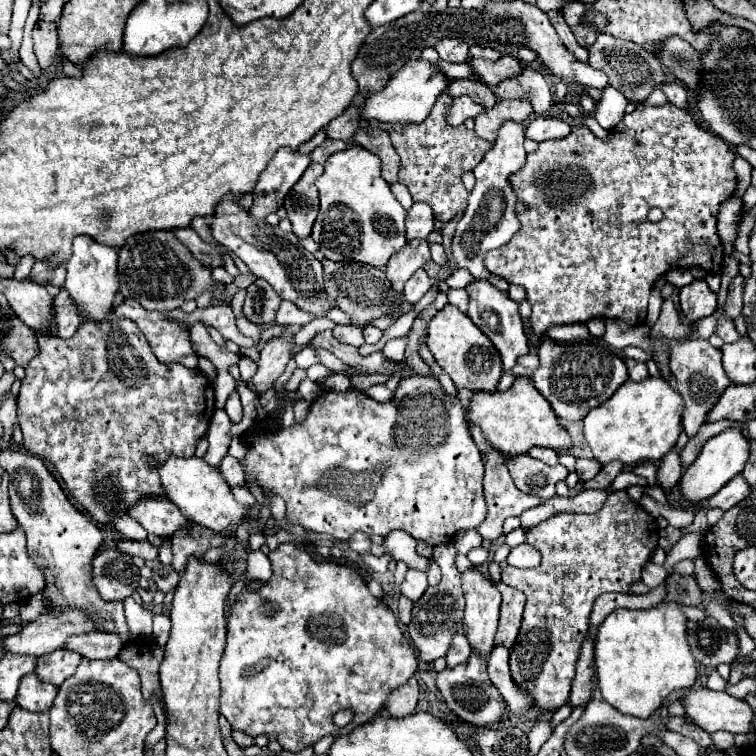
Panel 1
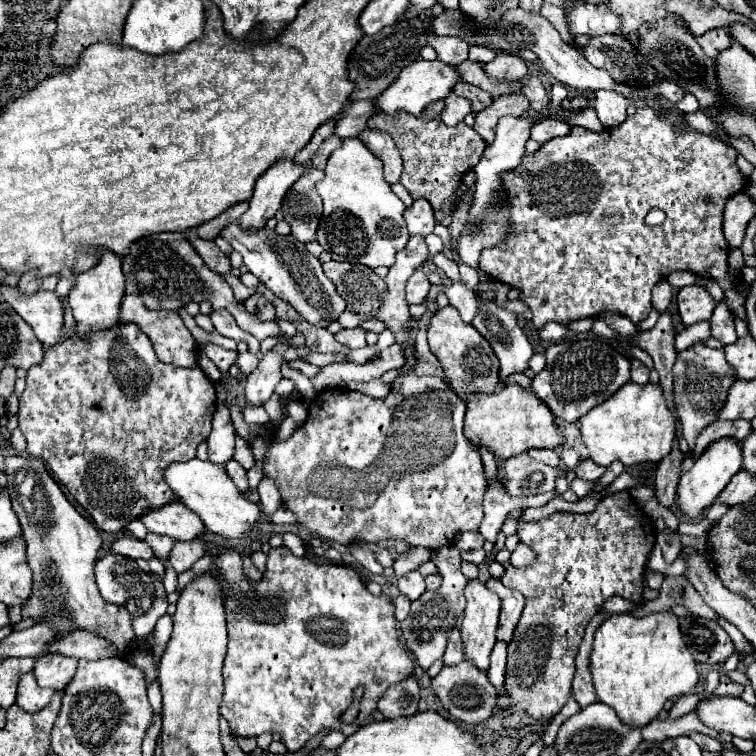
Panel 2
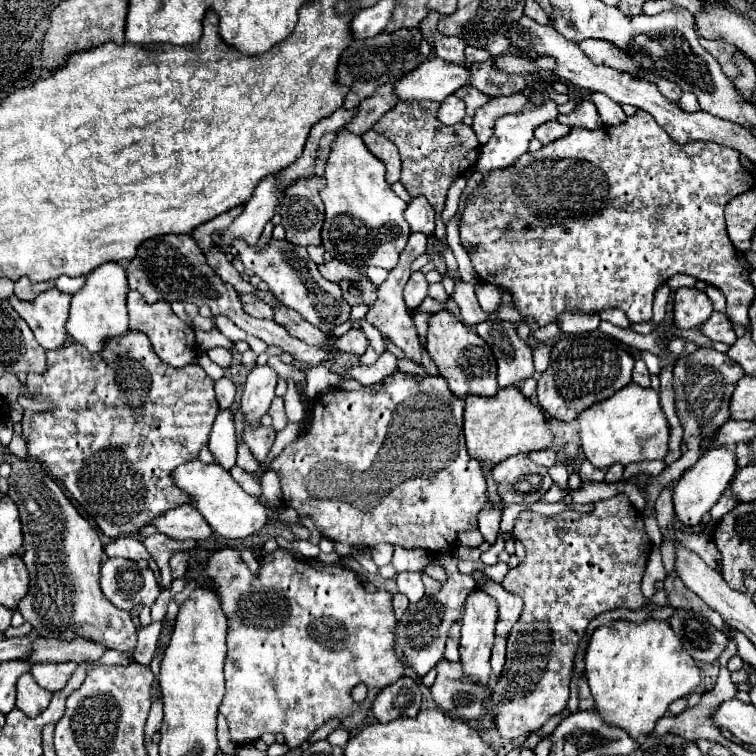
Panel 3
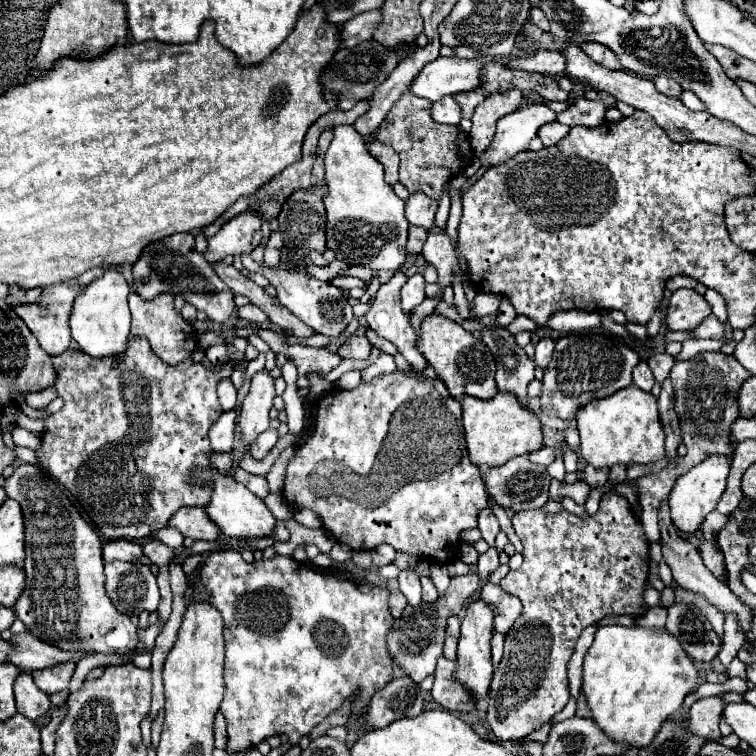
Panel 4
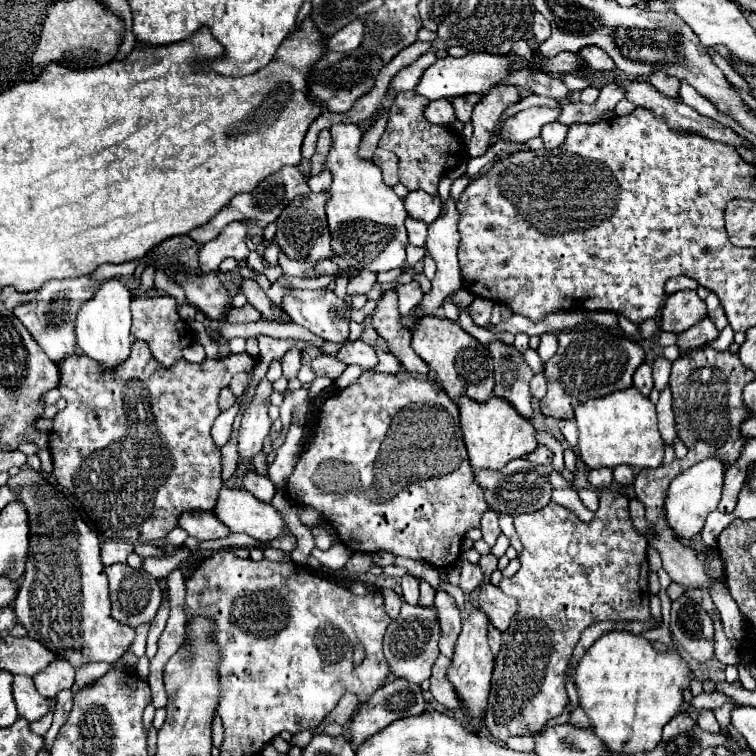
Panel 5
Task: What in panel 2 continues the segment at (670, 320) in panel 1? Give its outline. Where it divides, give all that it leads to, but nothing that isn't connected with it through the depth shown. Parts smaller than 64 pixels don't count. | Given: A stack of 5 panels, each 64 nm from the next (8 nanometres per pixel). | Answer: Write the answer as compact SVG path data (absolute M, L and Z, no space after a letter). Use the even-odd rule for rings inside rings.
M668 310L660 314L660 318L652 330L640 332L638 336L632 338L632 344L640 346L642 350L646 350L652 356L654 368L660 374L660 384L664 388L670 408L674 406L672 404L672 364L676 360L674 338L676 338L676 330L672 324L672 314Z

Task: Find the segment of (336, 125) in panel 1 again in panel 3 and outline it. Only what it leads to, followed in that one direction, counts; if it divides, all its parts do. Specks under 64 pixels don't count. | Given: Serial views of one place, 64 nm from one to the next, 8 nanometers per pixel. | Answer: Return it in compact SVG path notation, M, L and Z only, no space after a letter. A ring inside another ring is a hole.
M384 84L382 88L376 90L374 96L370 96L368 100L360 102L360 108L356 112L356 116L344 126L344 130L352 132L352 134L364 134L366 130L372 128L372 124L384 116L390 108L394 106L394 96L392 96L392 84Z

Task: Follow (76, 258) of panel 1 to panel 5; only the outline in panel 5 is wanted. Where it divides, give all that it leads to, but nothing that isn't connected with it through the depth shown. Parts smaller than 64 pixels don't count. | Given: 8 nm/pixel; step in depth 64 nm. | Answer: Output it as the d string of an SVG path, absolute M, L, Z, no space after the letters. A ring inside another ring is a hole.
M110 278L100 284L92 300L84 300L80 306L80 312L76 316L76 342L78 348L102 364L104 368L116 368L122 360L128 358L132 338L130 338L130 292L128 288L118 280Z

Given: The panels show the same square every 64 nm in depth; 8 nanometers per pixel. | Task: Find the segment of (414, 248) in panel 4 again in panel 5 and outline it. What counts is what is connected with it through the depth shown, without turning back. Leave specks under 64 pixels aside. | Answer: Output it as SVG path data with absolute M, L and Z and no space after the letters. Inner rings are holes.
M408 218L406 220L406 230L408 230L408 240L412 246L424 246L426 242L426 224L424 222L418 222L418 220L412 220Z

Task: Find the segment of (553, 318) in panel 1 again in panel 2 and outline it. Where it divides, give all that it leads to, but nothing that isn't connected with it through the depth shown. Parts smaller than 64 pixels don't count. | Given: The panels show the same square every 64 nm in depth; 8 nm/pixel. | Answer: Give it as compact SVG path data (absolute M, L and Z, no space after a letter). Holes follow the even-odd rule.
M638 108L634 116L628 116L620 126L604 130L602 134L584 130L582 126L572 126L570 134L564 138L556 138L550 140L546 144L540 146L538 152L534 154L526 154L522 158L522 164L510 172L504 172L502 182L506 192L510 194L510 204L512 204L512 232L508 236L508 240L504 240L504 244L498 244L494 248L488 248L482 252L480 256L480 268L490 274L494 280L500 280L508 286L518 288L520 300L526 302L532 310L532 324L540 330L544 328L546 322L558 322L558 324L570 324L574 320L580 318L592 318L598 316L602 312L618 312L626 318L630 318L634 324L642 322L652 304L650 304L650 290L656 282L664 280L670 272L674 270L690 270L694 274L702 274L708 278L714 278L720 282L728 308L732 310L732 314L736 318L746 320L744 316L744 298L738 294L738 278L736 276L728 276L728 244L724 240L722 234L722 212L724 212L724 202L728 200L728 196L734 196L736 192L744 190L746 180L742 178L738 166L736 166L736 156L738 152L728 146L726 142L722 142L720 138L714 136L704 136L702 132L692 132L690 128L678 132L676 130L676 116L672 112L676 110L664 110L668 114L656 114L656 110L652 108ZM652 208L660 208L666 212L666 220L660 226L646 226L644 218Z

